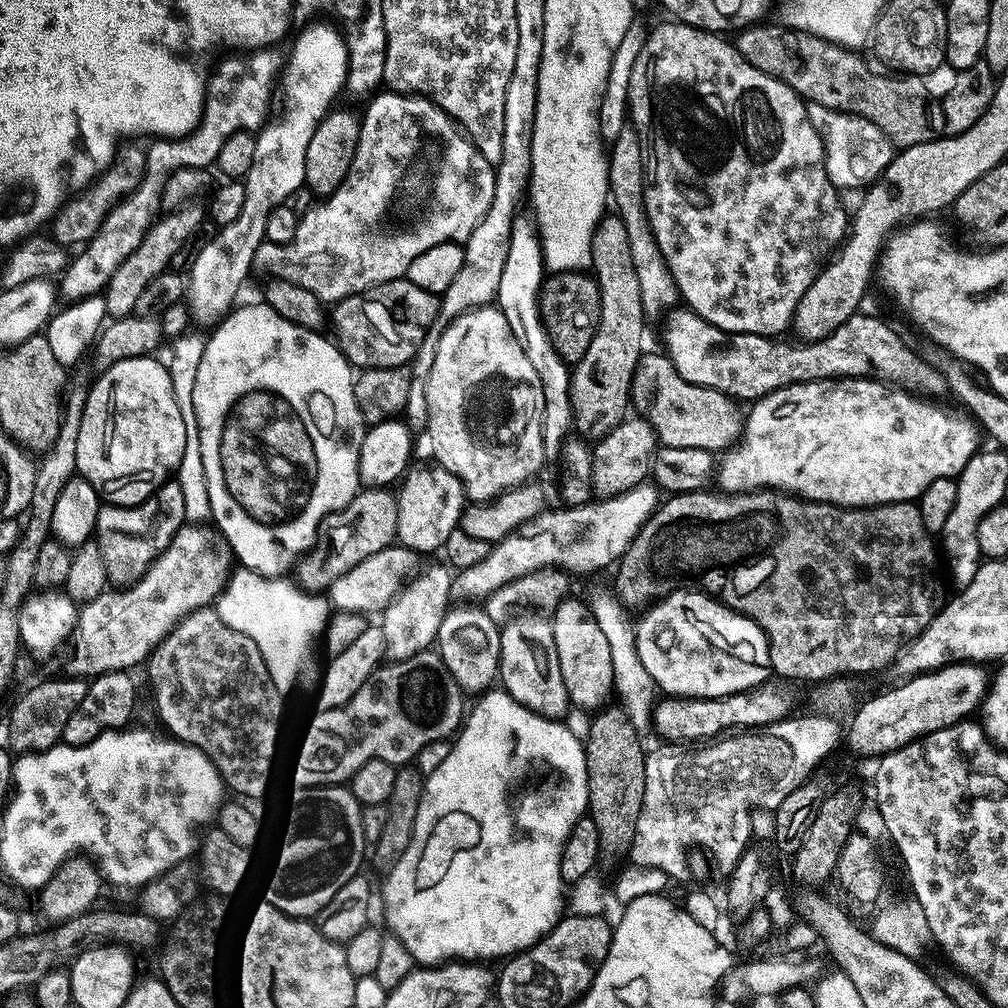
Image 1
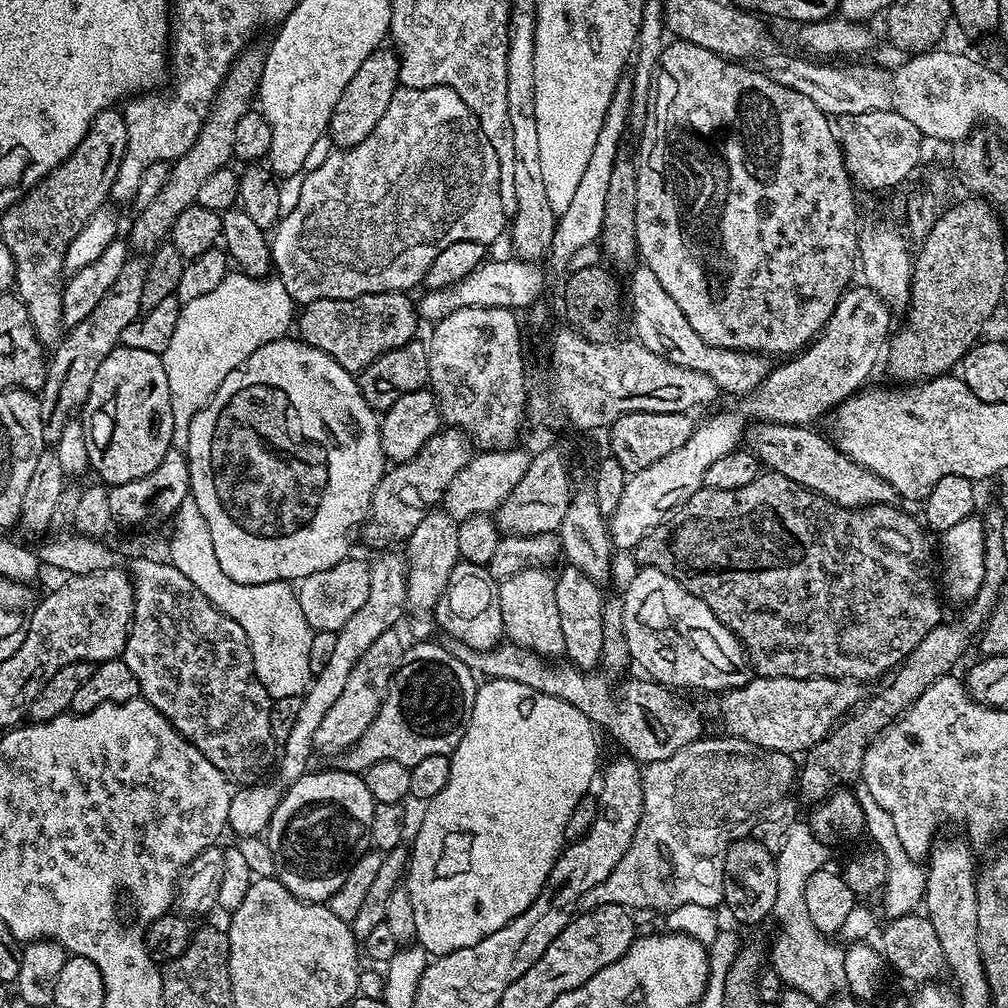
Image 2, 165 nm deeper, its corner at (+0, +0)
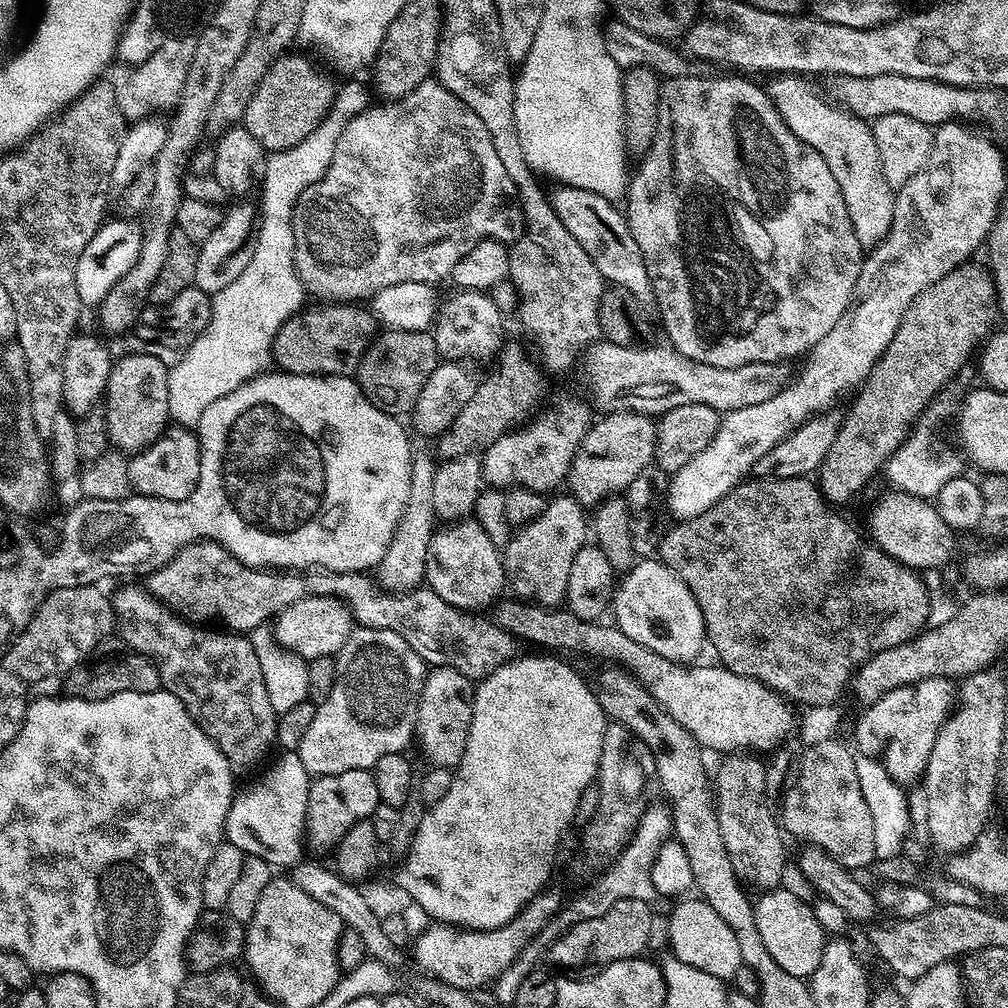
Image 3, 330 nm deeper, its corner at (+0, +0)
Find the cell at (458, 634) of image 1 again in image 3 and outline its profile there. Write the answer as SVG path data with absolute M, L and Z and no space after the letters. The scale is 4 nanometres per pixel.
M465 518L445 528L448 528L445 532L437 531L433 535L428 547L424 567L424 580L427 587L432 588L434 594L442 598L442 602L450 602L450 606L461 608L464 612L480 614L485 611L483 608L491 609L501 599L500 591L505 591L506 588L501 549L496 548L494 542L490 542L490 538L486 538L486 532L476 524L475 519Z

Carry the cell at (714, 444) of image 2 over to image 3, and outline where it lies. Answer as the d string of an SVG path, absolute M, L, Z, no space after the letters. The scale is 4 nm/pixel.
M958 122L941 124L935 129L930 154L924 168L910 178L896 192L896 205L892 230L877 248L871 249L864 257L864 265L858 274L858 282L852 291L852 301L848 309L838 318L834 330L822 338L803 361L804 369L795 373L776 396L758 402L758 406L746 406L742 410L732 410L721 419L718 430L708 446L690 462L686 462L678 471L671 473L666 484L668 512L673 521L689 520L714 506L731 488L736 487L751 473L752 467L782 438L786 438L801 424L807 424L813 416L823 414L833 407L832 404L843 392L851 393L859 389L870 370L880 361L886 346L894 342L894 334L902 322L902 314L938 278L950 274L959 264L969 263L976 251L988 239L988 232L996 220L998 207L1004 192L1004 162L1000 152L984 137L967 132Z

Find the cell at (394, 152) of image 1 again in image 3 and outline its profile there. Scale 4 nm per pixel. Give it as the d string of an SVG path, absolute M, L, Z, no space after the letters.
M429 78L421 82L416 89L410 94L406 94L401 100L393 100L391 102L380 102L375 106L369 106L363 112L353 118L346 126L346 130L342 130L342 138L338 138L338 146L334 146L334 158L330 158L330 166L326 170L326 174L314 186L310 186L299 198L294 209L294 218L292 225L294 226L294 252L293 258L296 264L296 273L298 278L303 282L305 289L309 293L312 292L324 302L364 302L369 298L377 296L382 290L386 290L386 286L398 286L398 282L422 282L433 286L439 285L439 280L447 281L452 275L454 265L458 263L458 258L463 258L470 250L474 250L474 246L478 246L478 242L483 240L498 240L502 244L511 245L513 240L517 240L523 231L523 221L520 214L520 202L516 198L516 187L514 182L510 182L510 174L506 174L506 169L502 167L502 161L498 158L498 153L494 151L494 142L490 142L490 134L486 130L486 126L482 126L482 118L478 118L478 114L474 114L474 110L470 110L470 106L466 106L466 102L462 102L454 94L450 94L450 90L446 90L441 86L439 80Z

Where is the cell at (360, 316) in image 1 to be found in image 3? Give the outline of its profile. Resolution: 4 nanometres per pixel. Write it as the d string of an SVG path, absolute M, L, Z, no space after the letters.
M320 302L317 303L317 305L317 308L308 306L297 312L295 316L288 319L278 330L278 334L272 343L272 360L274 361L275 367L279 369L279 371L298 374L299 376L352 376L360 367L360 359L364 356L364 351L369 348L378 335L378 321L367 307L357 306L352 302Z

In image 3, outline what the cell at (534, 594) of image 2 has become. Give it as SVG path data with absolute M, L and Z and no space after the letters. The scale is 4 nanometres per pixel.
M571 495L560 496L557 500L549 499L542 514L527 521L502 549L507 587L513 588L516 591L513 593L525 602L535 602L541 606L559 605L566 594L566 582L570 582L574 554L584 547L589 532L585 509Z

